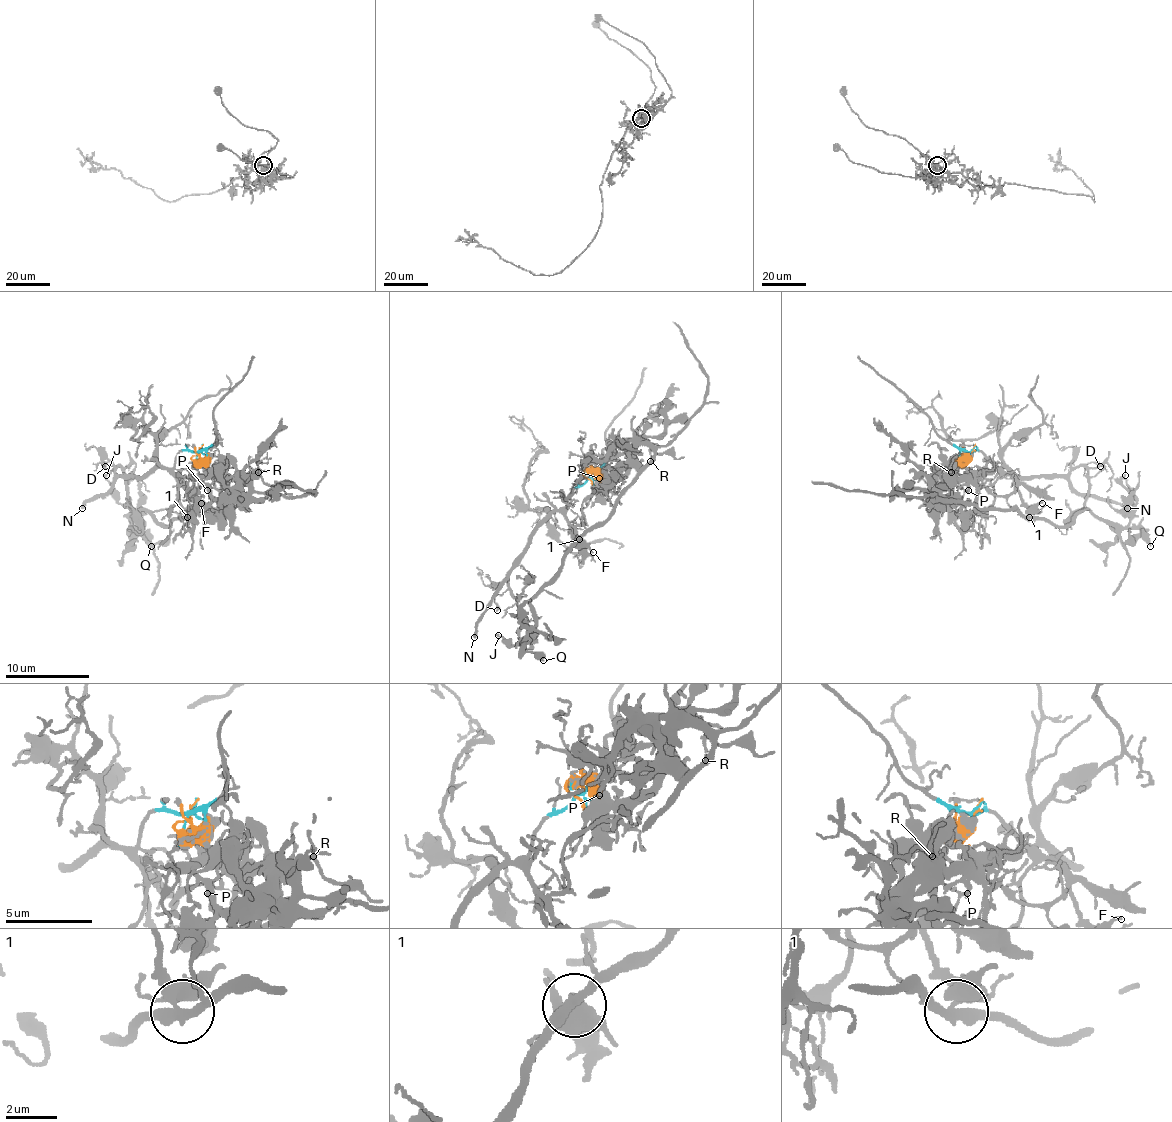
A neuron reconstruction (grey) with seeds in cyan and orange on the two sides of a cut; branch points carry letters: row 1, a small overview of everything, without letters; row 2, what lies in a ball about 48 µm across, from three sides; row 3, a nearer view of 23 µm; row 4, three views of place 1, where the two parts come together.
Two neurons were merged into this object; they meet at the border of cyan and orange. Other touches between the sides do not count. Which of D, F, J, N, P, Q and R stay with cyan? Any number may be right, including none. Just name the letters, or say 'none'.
D, F, N

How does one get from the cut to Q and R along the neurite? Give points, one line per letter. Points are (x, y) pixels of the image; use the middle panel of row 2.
Q: (593, 482), (614, 457), (637, 472), (530, 602), (535, 627), (524, 648), (543, 661)
R: (593, 482), (589, 478), (602, 466), (606, 453), (631, 440), (639, 438), (648, 443), (650, 461)

